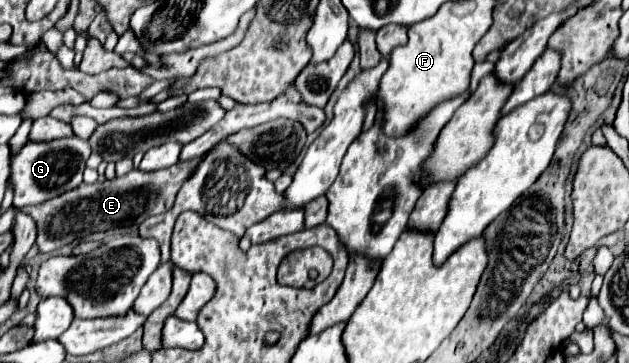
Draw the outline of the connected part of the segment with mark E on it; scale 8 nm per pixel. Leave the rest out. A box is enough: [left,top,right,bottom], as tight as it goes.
[22,156,204,254]

